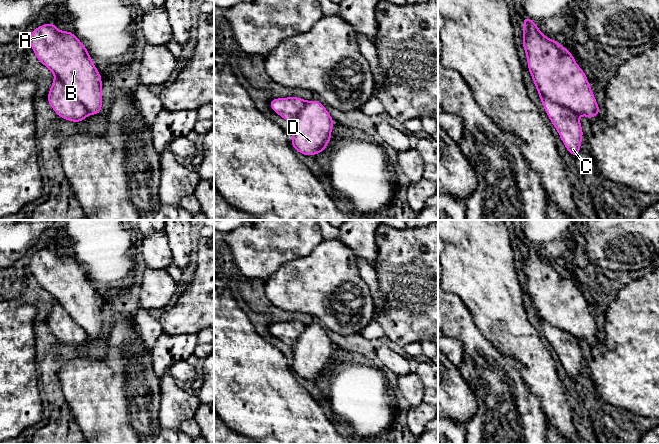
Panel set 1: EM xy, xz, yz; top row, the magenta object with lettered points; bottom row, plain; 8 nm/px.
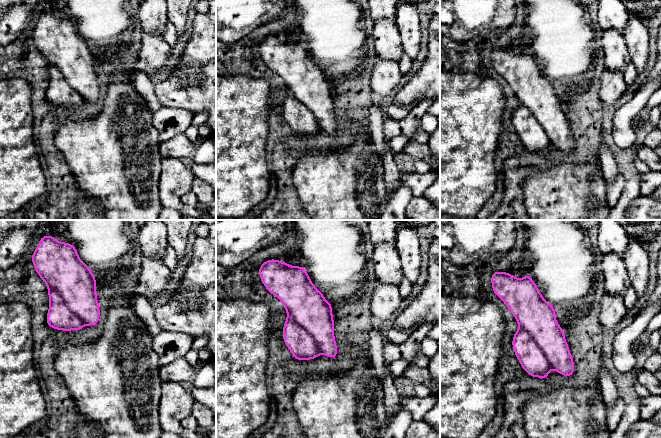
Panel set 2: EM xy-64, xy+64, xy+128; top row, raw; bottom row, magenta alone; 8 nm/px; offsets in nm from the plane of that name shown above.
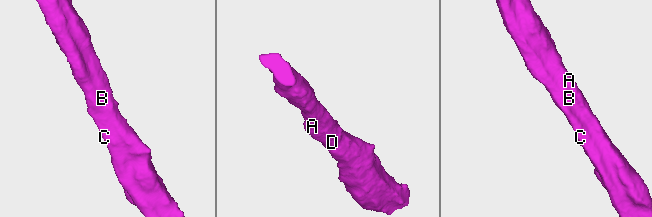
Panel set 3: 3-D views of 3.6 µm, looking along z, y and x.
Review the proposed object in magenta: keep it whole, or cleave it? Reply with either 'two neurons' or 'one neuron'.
two neurons

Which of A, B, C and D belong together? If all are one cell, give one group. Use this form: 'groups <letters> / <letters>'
groups A B D / C

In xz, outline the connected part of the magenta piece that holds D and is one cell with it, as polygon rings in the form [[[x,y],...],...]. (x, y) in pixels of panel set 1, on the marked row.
[[[317,100],[306,101],[296,121],[293,123],[293,148],[306,156],[324,152],[331,140],[334,124],[330,113]]]

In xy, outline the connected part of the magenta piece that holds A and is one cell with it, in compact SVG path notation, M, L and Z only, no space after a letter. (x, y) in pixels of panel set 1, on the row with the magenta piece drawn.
M46 23L35 28L29 43L38 60L57 77L88 111L98 115L102 109L102 78L84 44L70 31L60 31L55 23Z

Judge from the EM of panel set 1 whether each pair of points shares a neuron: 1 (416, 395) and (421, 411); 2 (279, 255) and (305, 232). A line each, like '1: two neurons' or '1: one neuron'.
1: two neurons
2: one neuron

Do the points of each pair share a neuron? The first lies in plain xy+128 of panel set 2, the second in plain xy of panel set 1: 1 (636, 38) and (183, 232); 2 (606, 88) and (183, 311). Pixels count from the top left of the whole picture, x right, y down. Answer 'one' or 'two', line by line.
1: one
2: two

